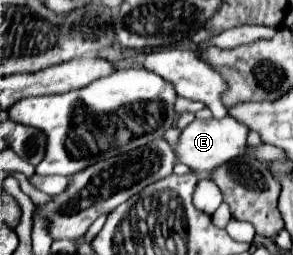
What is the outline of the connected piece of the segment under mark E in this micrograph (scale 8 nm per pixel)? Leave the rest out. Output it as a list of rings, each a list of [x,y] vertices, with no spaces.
[[[226,115],[224,119],[208,119],[208,121],[194,119],[186,129],[182,129],[180,141],[174,147],[174,151],[178,155],[178,161],[186,163],[194,173],[210,175],[210,171],[214,171],[216,167],[244,155],[244,151],[248,147],[248,143],[246,143],[248,133],[250,133],[250,129],[244,123],[240,123],[238,119],[234,119],[232,115]]]

